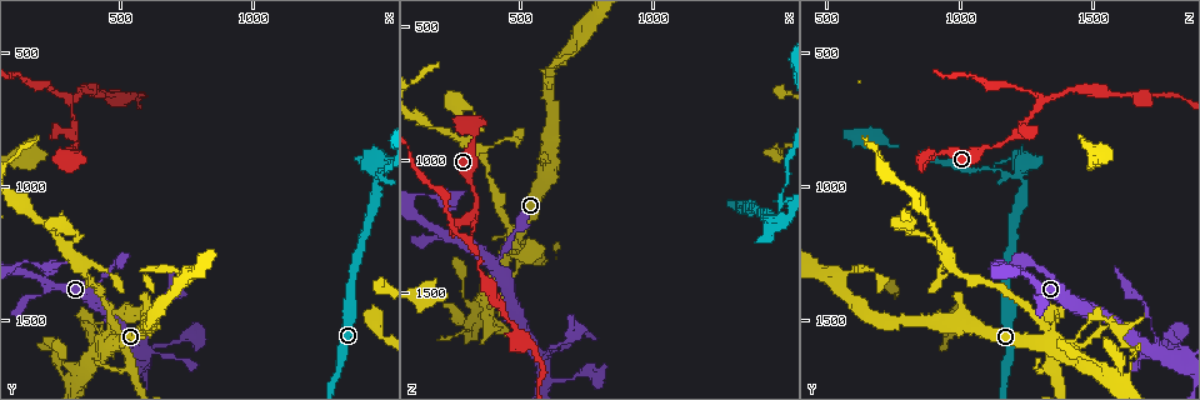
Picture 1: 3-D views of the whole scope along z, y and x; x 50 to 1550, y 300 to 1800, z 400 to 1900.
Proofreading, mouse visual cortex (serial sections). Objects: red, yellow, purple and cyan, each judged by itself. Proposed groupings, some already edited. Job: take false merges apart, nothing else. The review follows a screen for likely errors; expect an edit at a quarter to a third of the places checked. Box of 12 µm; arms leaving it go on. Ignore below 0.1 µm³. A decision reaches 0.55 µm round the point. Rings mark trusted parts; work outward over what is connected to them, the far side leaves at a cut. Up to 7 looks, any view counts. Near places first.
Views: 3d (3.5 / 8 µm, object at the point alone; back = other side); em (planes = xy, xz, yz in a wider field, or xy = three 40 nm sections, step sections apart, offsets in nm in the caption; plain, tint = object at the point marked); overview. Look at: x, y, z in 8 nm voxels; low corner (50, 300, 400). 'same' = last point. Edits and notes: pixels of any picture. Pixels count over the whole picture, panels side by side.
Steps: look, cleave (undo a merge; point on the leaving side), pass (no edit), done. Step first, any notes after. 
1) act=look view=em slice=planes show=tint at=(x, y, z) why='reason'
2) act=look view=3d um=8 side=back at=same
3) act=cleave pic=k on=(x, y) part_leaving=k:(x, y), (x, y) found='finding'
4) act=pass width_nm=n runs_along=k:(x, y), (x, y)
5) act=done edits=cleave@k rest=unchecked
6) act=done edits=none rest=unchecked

act=look view=em slice=xy step=3 show=tint at=(480, 1580, 1310) why='four or more arms meet'

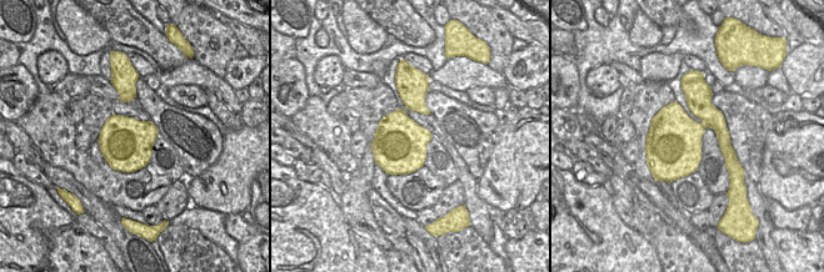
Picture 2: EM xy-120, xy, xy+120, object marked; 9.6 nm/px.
act=look view=3d um=3.5 at=same why='see where the arms go'

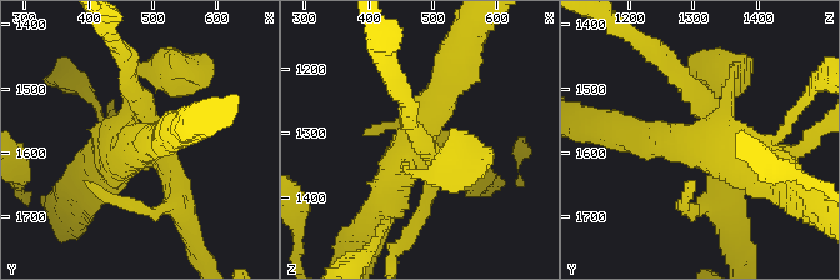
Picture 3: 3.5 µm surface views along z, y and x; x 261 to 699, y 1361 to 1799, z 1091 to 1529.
act=pass found='continuous, no second cell'

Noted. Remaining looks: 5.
act=look view=3d um=8 at=(370, 1520, 1570) why='narrows sharply'

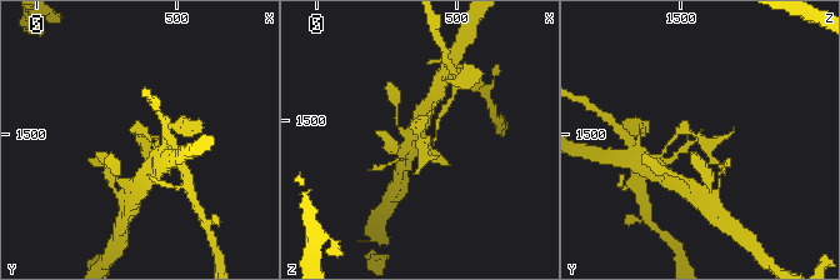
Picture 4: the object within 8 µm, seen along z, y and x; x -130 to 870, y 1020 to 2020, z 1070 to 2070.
act=look view=em slice=xy step=2 show=tint at=(360, 1510, 1560) why='need the tissue'

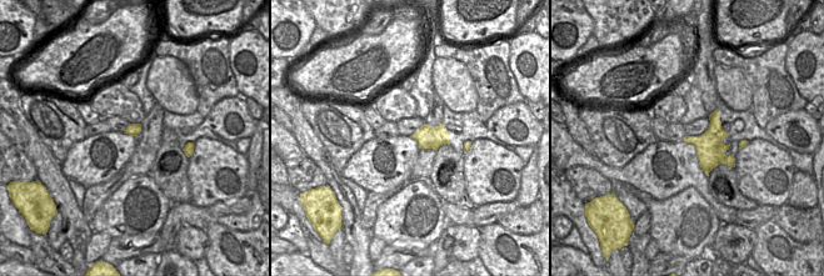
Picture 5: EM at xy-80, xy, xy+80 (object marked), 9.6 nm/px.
act=cleave pic=4 on=(713, 160) part_leaving=4:(696, 135), (710, 159), (723, 166) found='two cells meet here'

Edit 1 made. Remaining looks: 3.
act=look view=overview

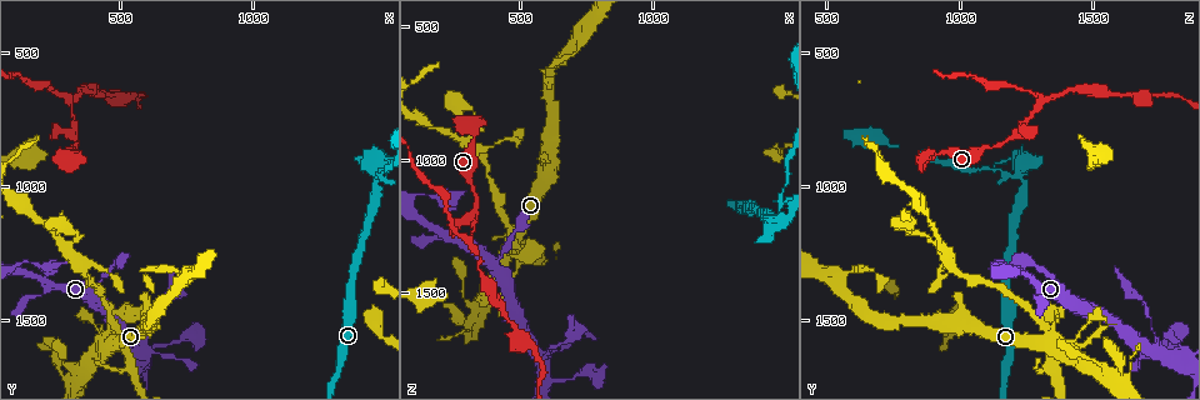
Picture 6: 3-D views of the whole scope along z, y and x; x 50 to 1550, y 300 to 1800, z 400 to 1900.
act=look view=3d um=8 at=(310, 680, 1310) why='three-way junction'

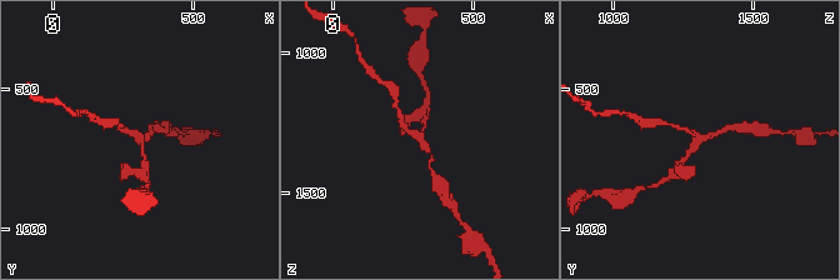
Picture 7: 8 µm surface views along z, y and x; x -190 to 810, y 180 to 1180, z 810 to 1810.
act=look view=em slice=xy step=1 show=tint at=(310, 690, 1310) arms=3 arm_widths_nm=150,200,200

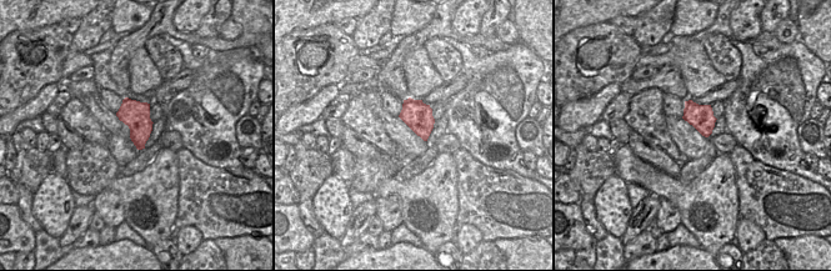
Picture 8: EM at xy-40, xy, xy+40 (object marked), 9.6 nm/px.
act=pass runs_along=7:(678, 170), (700, 138), (728, 128) found='one cell here'

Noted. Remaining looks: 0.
act=done edits=cleave@4 rest=unchecked

